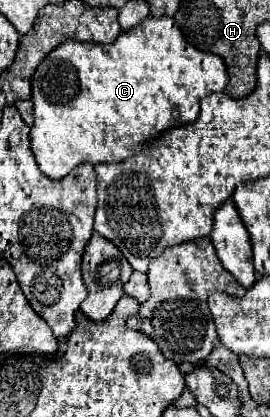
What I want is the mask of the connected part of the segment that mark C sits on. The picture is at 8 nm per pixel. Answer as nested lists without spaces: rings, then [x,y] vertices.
[[[148,16],[146,22],[140,22],[134,30],[122,30],[110,44],[66,40],[56,46],[44,62],[40,62],[32,76],[32,154],[40,170],[54,180],[64,178],[82,162],[100,164],[126,160],[134,154],[134,150],[142,150],[142,144],[160,132],[194,122],[200,114],[200,98],[212,92],[222,92],[226,84],[228,74],[222,58],[190,46],[170,16]]]

